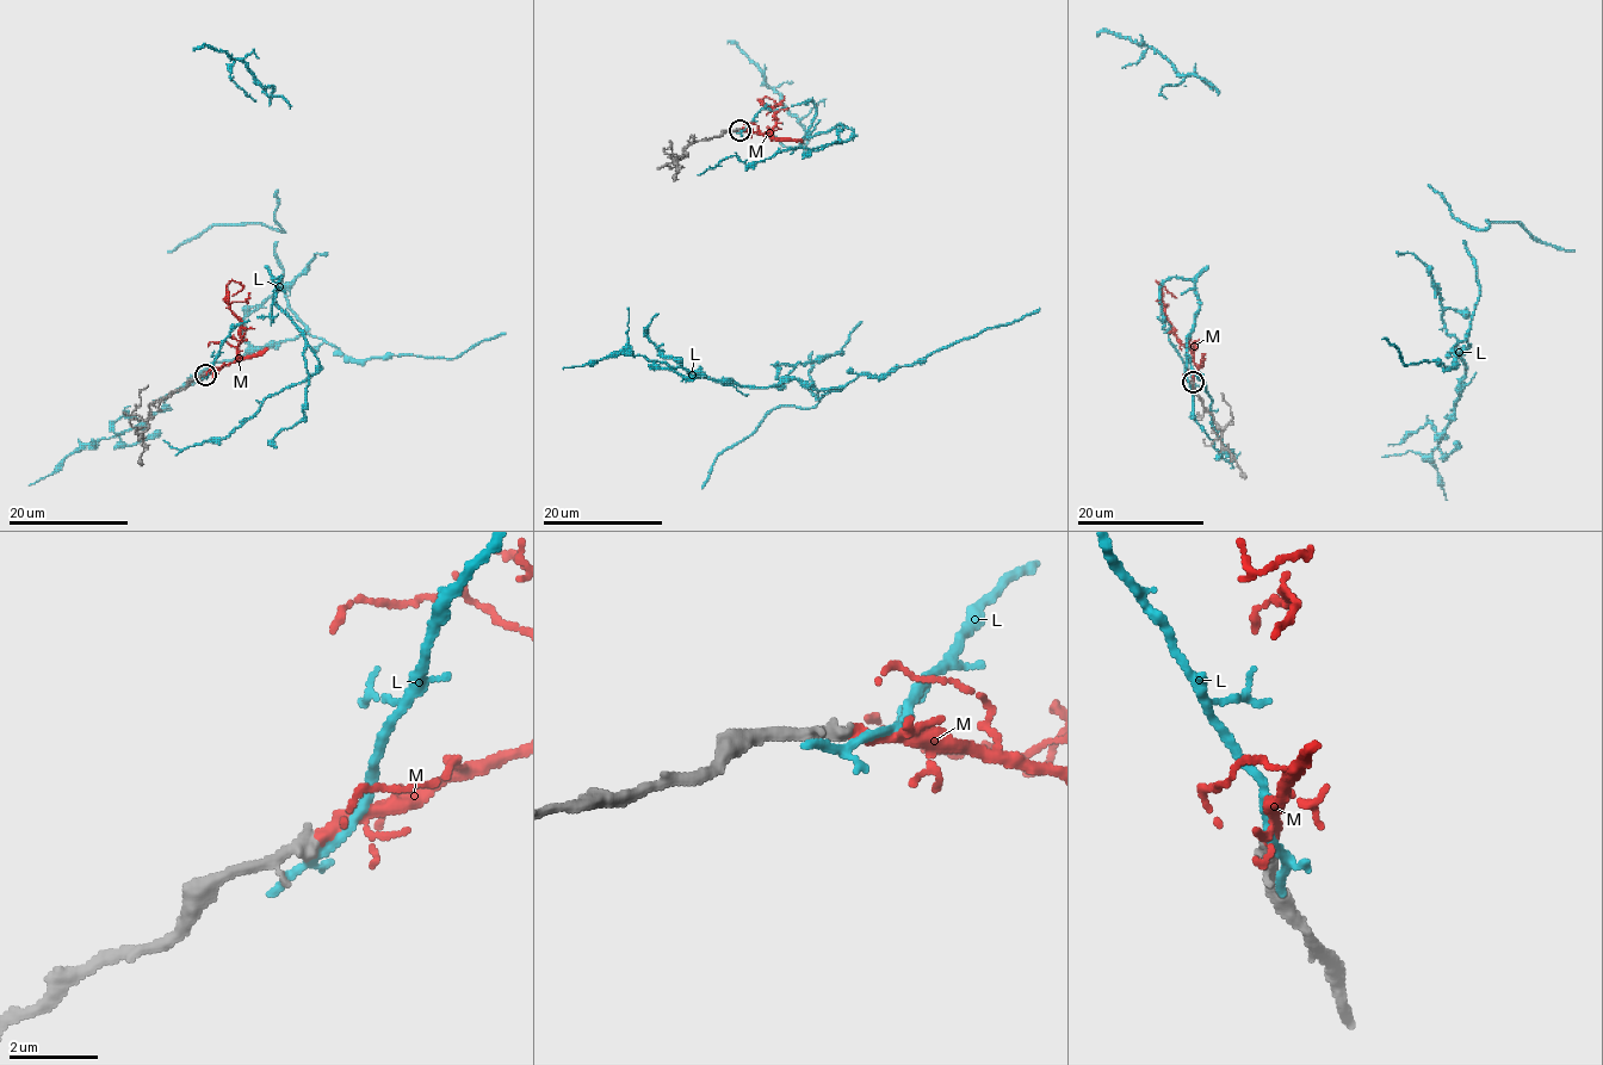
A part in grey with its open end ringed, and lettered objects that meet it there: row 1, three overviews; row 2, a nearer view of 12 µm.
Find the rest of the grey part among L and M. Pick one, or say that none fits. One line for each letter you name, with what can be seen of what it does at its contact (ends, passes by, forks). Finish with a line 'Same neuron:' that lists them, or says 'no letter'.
M: it passes by
Same neuron: M

